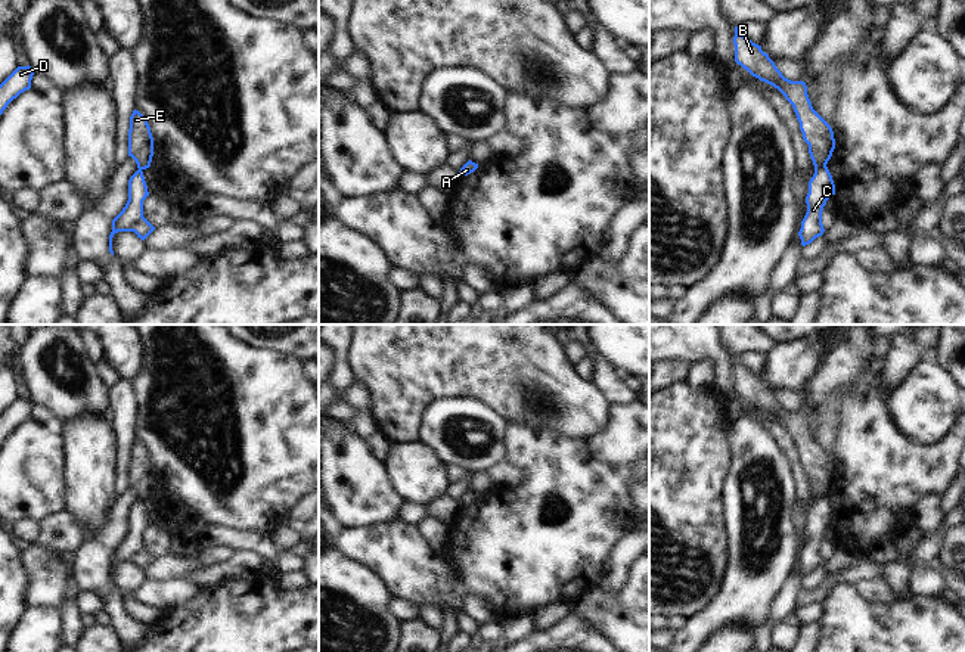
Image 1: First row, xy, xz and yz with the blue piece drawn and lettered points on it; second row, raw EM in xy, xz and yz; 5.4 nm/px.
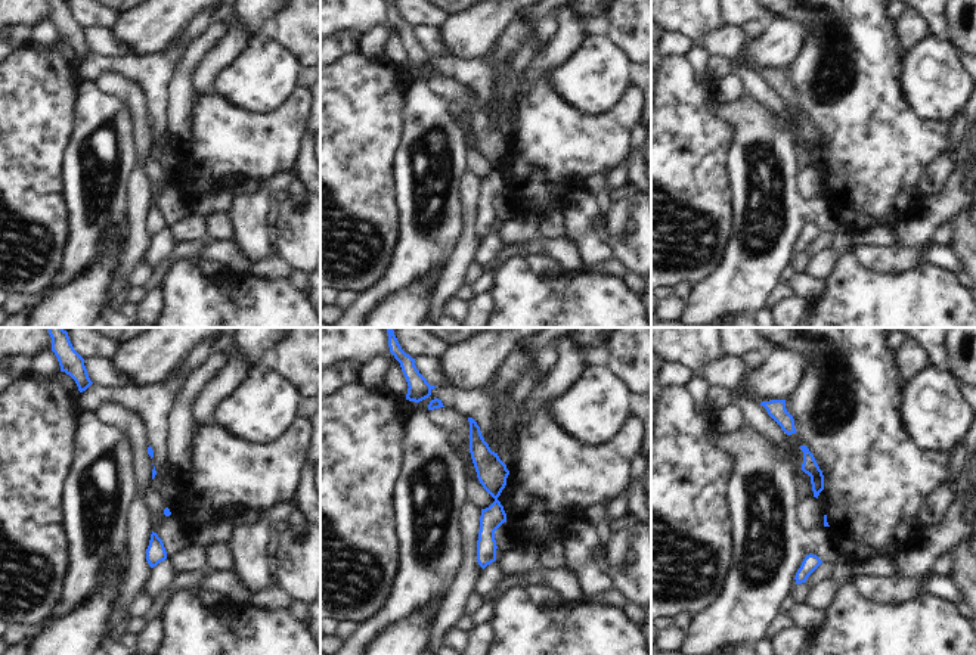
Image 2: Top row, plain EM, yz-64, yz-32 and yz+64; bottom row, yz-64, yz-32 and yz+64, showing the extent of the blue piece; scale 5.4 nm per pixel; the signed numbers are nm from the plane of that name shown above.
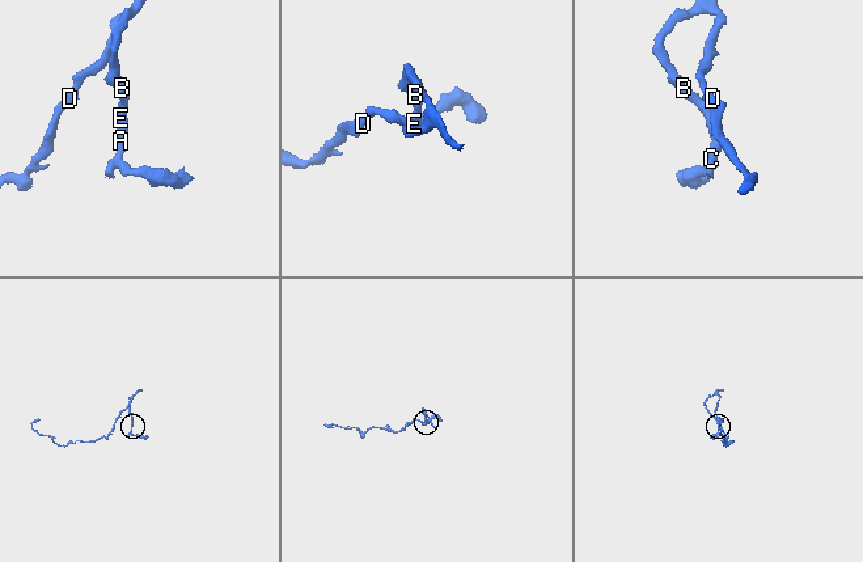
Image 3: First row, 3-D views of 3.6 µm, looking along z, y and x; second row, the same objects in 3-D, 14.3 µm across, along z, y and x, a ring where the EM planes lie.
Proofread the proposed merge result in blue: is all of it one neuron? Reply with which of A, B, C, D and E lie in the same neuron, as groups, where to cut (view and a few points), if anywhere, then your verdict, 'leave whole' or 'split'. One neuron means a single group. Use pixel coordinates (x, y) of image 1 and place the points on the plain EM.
A C / B D E; cut in yz along (825, 496), (815, 500); split

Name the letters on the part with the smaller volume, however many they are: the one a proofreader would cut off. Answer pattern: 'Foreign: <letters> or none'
Foreign: A, C

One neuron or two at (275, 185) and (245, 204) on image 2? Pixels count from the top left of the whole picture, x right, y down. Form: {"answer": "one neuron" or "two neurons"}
{"answer": "one neuron"}

